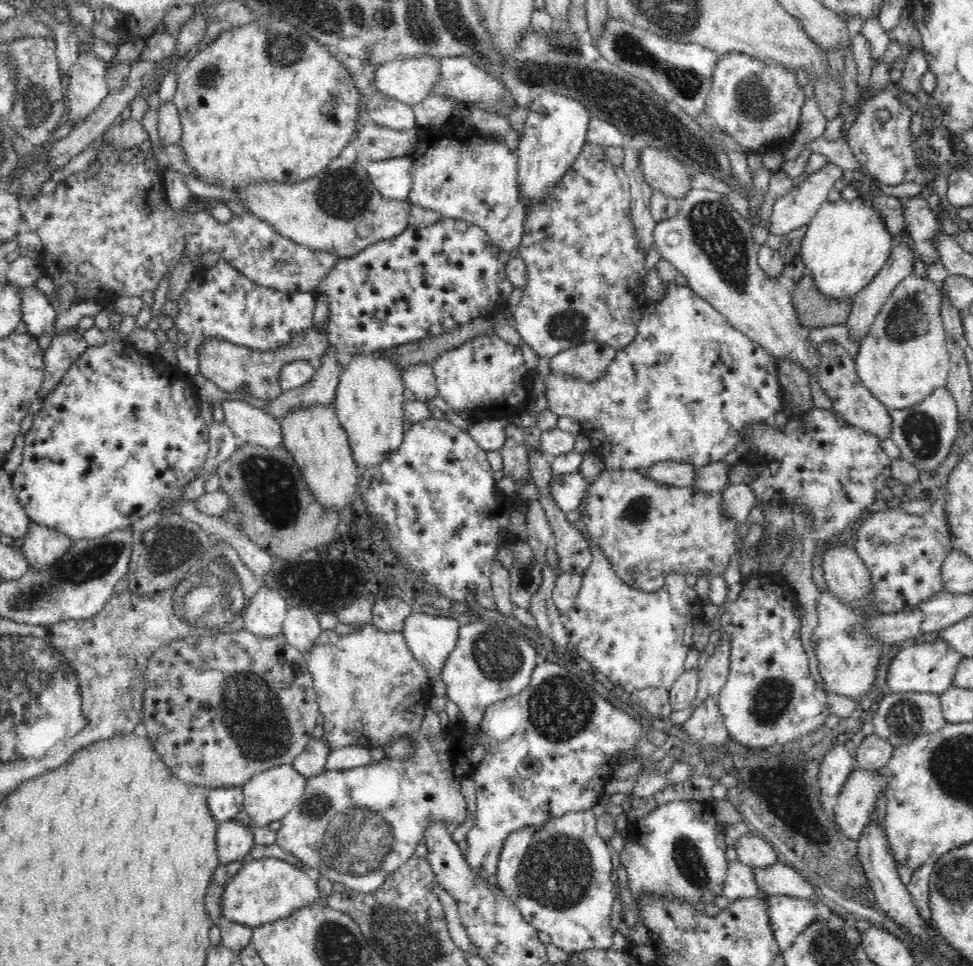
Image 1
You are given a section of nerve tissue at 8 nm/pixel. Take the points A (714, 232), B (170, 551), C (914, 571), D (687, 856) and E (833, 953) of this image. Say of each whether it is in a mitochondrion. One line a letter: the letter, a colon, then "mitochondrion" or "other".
A: mitochondrion
B: mitochondrion
C: other
D: mitochondrion
E: mitochondrion

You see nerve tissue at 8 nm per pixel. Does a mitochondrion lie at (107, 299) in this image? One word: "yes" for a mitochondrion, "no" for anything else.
no

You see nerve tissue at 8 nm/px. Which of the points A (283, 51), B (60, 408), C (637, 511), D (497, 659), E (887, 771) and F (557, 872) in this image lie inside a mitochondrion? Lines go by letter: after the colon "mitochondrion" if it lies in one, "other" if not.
A: mitochondrion
B: other
C: mitochondrion
D: mitochondrion
E: other
F: mitochondrion

